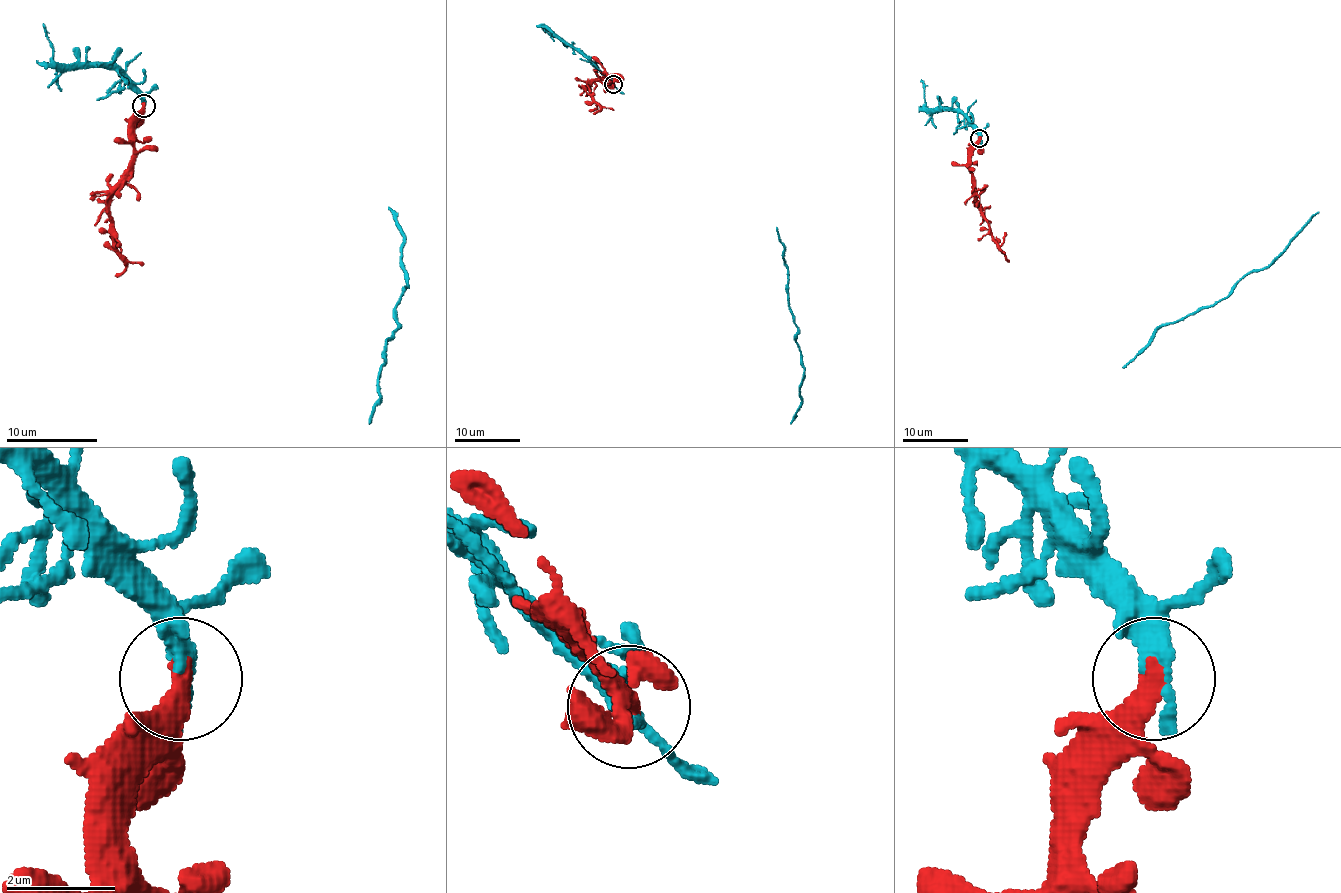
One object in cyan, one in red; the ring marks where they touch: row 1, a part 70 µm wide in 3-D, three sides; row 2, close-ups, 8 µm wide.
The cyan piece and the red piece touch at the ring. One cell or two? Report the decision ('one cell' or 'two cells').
one cell

